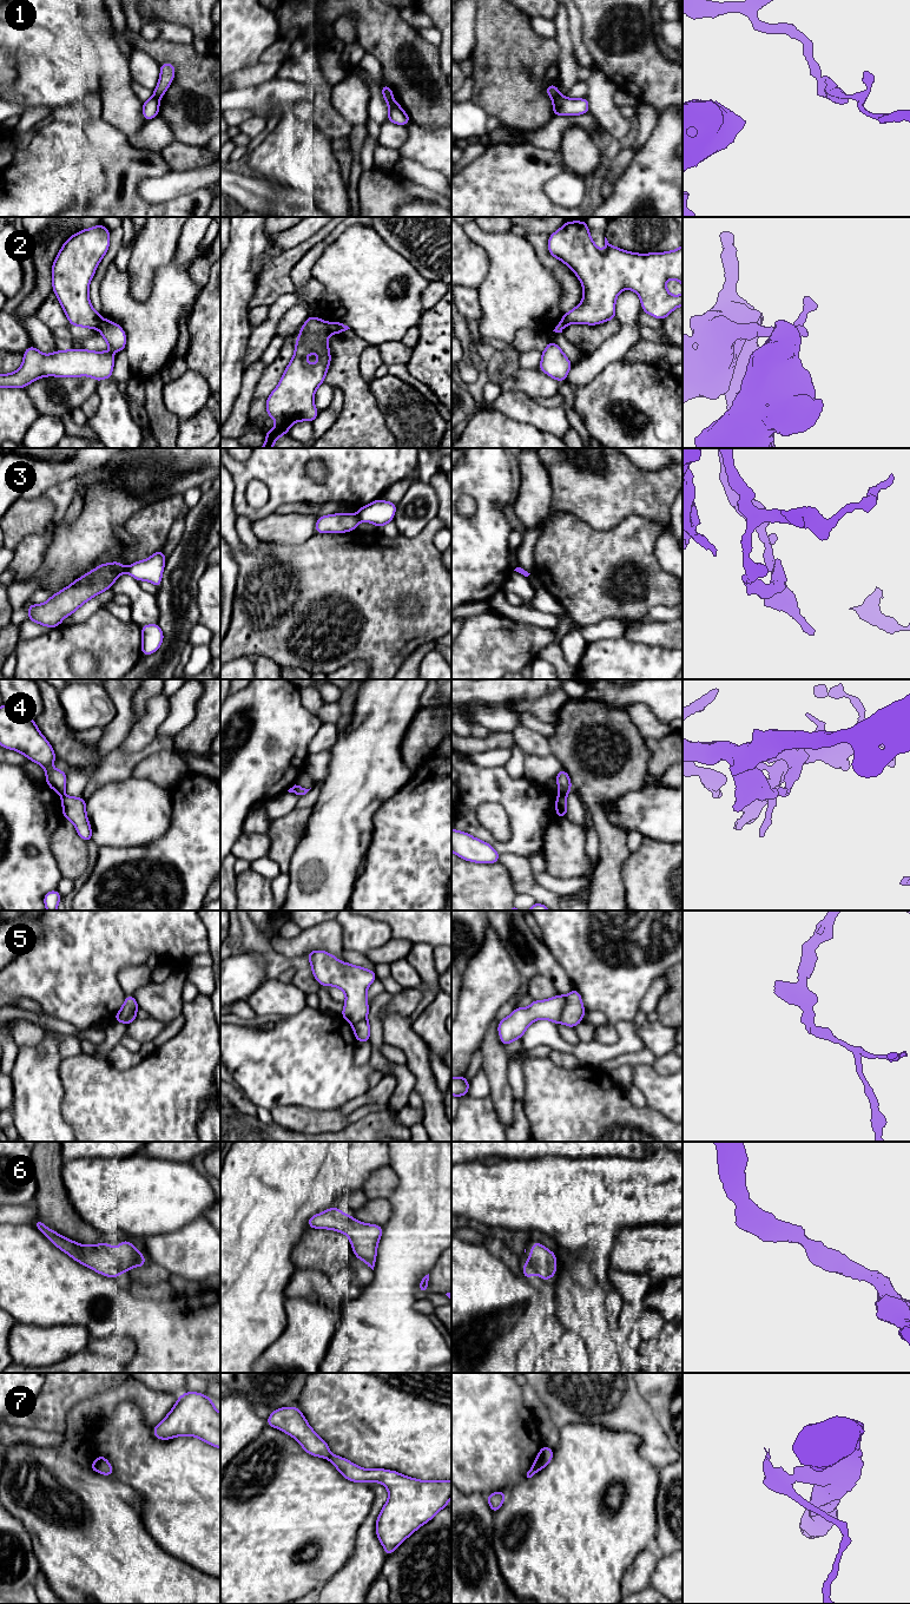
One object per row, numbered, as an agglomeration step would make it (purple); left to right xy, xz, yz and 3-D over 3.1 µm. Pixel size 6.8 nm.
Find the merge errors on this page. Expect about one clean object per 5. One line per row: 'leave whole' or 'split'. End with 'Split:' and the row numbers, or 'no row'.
1: split
2: split
3: split
4: split
5: split
6: leave whole
7: split
Split: 1, 2, 3, 4, 5, 7

